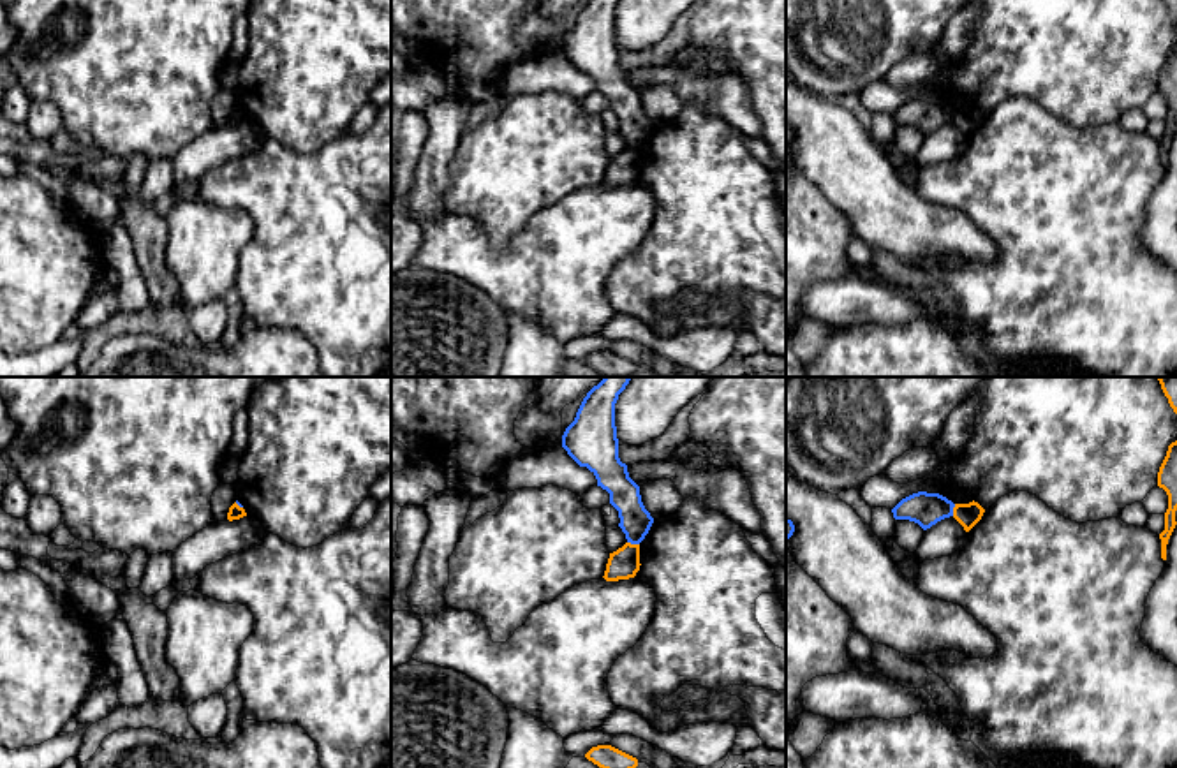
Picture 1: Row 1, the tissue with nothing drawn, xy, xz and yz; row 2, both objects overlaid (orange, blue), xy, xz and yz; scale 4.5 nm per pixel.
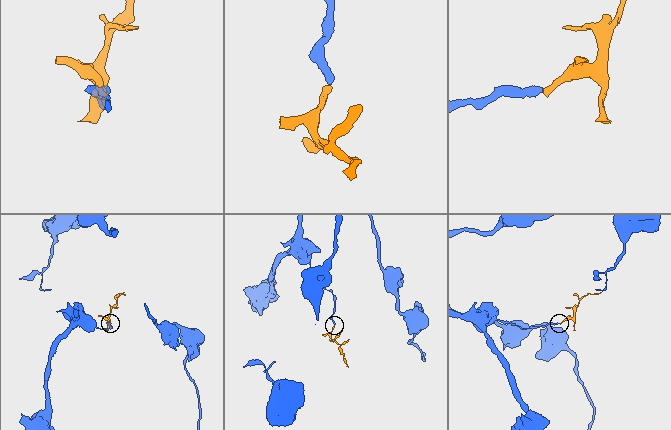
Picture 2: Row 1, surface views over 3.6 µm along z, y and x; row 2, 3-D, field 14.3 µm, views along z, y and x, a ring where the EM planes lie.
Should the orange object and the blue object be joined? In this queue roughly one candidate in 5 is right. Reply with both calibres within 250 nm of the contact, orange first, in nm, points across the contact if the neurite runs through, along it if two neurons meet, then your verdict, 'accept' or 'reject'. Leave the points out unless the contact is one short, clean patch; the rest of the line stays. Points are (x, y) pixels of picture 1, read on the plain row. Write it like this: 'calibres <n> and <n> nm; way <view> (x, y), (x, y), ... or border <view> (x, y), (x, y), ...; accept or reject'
calibres 140 and 140 nm; border xz (628, 147), (638, 150); reject

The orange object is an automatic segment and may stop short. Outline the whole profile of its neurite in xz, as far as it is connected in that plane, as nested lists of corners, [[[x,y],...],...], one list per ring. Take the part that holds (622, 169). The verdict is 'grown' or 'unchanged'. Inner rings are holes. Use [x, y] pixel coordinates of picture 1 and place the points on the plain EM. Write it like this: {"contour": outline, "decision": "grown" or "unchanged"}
{"contour": [[[626,148],[622,153],[610,159],[603,183],[606,187],[629,185],[636,181],[640,171],[640,150]]], "decision": "unchanged"}

